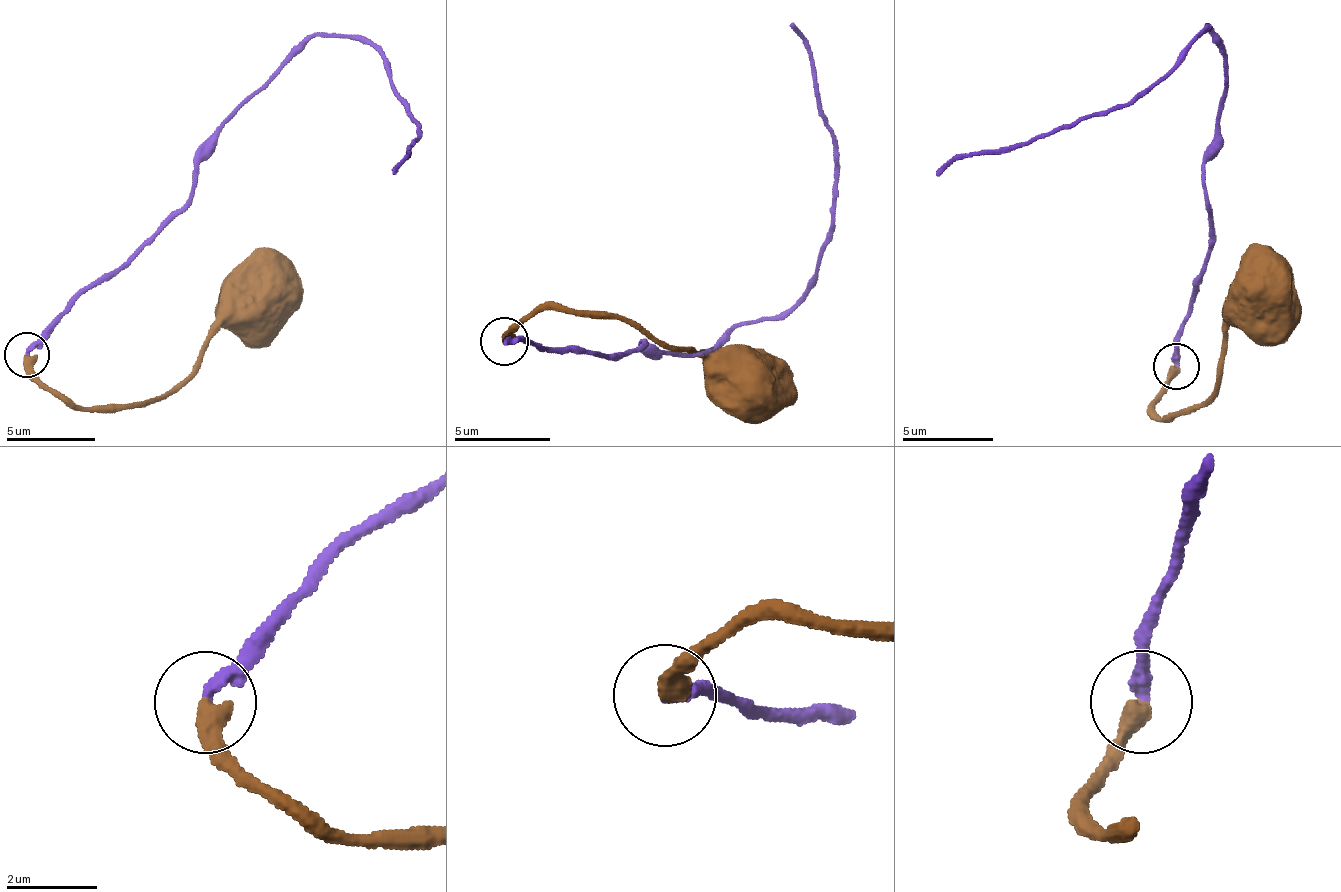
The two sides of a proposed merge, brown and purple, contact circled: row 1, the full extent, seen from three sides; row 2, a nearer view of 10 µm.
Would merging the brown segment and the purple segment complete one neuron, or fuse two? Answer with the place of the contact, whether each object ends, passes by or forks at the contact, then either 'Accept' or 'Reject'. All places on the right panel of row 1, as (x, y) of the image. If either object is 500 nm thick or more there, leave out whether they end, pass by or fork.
Place: (1176, 366). At the ring brown ends. At the ring purple ends. Accept

